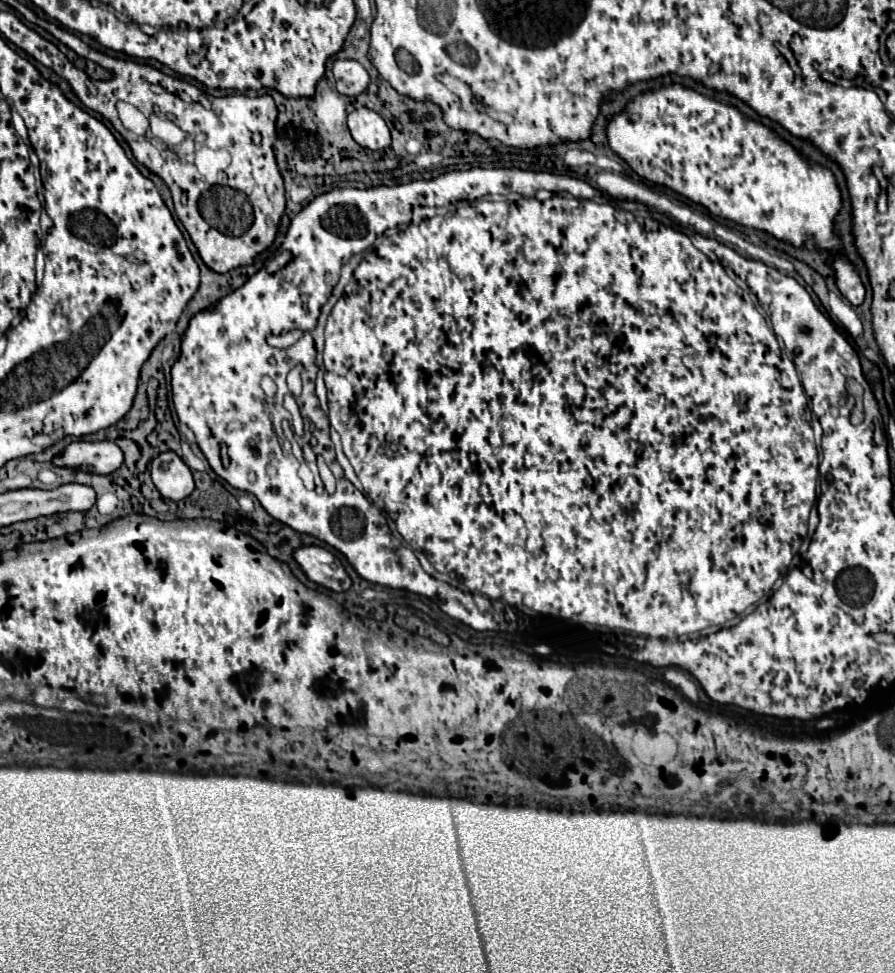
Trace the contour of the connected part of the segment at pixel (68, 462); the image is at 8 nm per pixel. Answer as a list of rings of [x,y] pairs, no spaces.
[[[70,442],[58,456],[52,458],[60,468],[82,468],[92,474],[112,474],[122,466],[124,454],[116,442]]]

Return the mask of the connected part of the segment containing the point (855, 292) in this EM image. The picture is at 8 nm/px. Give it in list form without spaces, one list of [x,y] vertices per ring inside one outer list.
[[[838,256],[834,258],[834,272],[836,272],[836,284],[842,296],[848,298],[852,306],[860,306],[864,300],[864,286],[856,268],[848,260]]]

